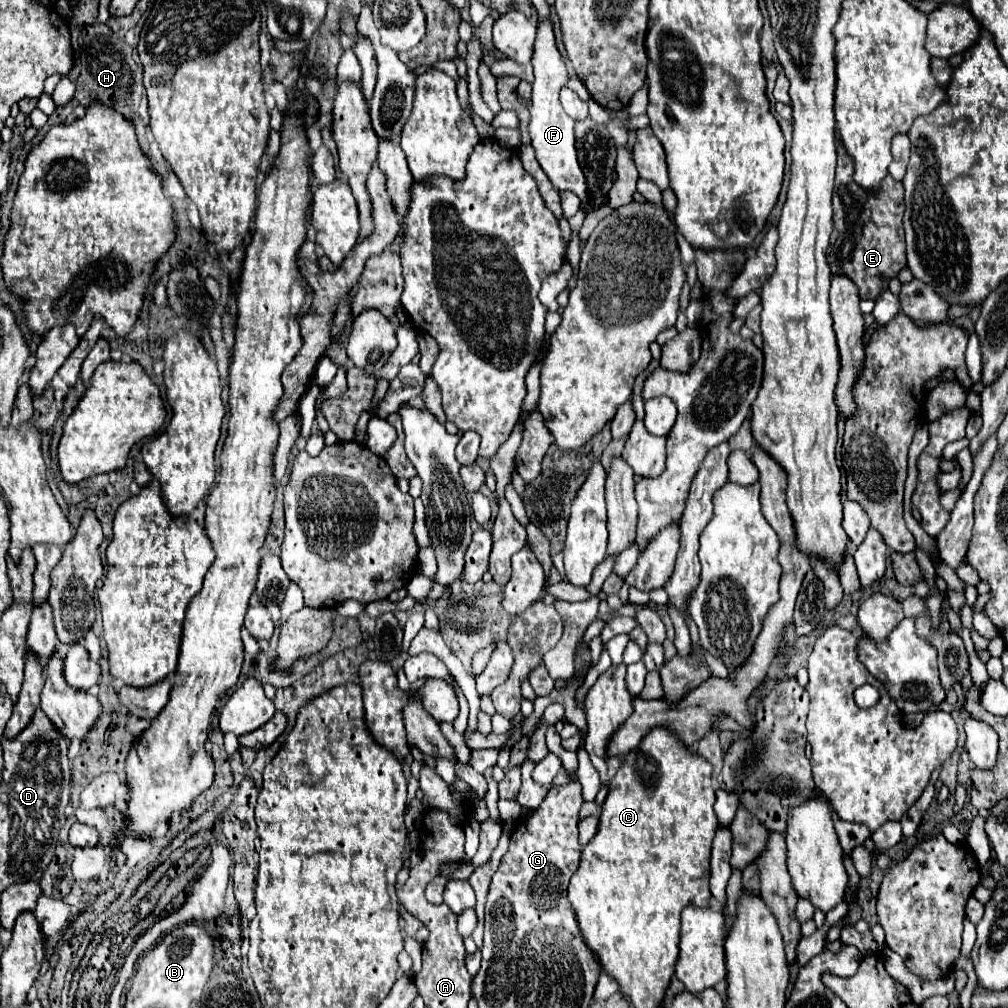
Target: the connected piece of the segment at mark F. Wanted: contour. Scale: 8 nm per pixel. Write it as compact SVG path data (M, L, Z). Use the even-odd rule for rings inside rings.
M545 20L537 26L537 40L535 40L535 54L533 54L533 68L535 68L535 82L531 90L531 124L529 124L529 134L531 134L531 145L535 150L537 162L541 164L543 172L549 176L553 186L557 190L570 190L581 198L580 209L575 216L568 218L570 228L579 232L584 218L585 211L590 207L587 182L583 178L583 170L578 161L575 147L574 126L575 120L569 118L559 102L559 90L565 86L569 74L567 66L555 46L555 36L551 22Z

